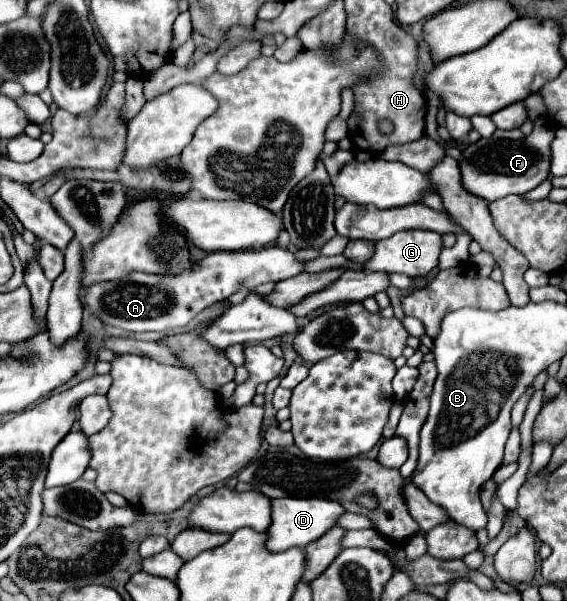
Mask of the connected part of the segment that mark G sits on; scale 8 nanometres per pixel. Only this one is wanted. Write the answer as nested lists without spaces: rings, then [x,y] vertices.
[[[412,229],[412,231],[400,231],[394,233],[388,239],[382,239],[376,243],[374,257],[364,263],[368,271],[384,271],[384,273],[404,273],[408,277],[422,277],[428,275],[438,265],[438,255],[442,251],[442,235]]]

